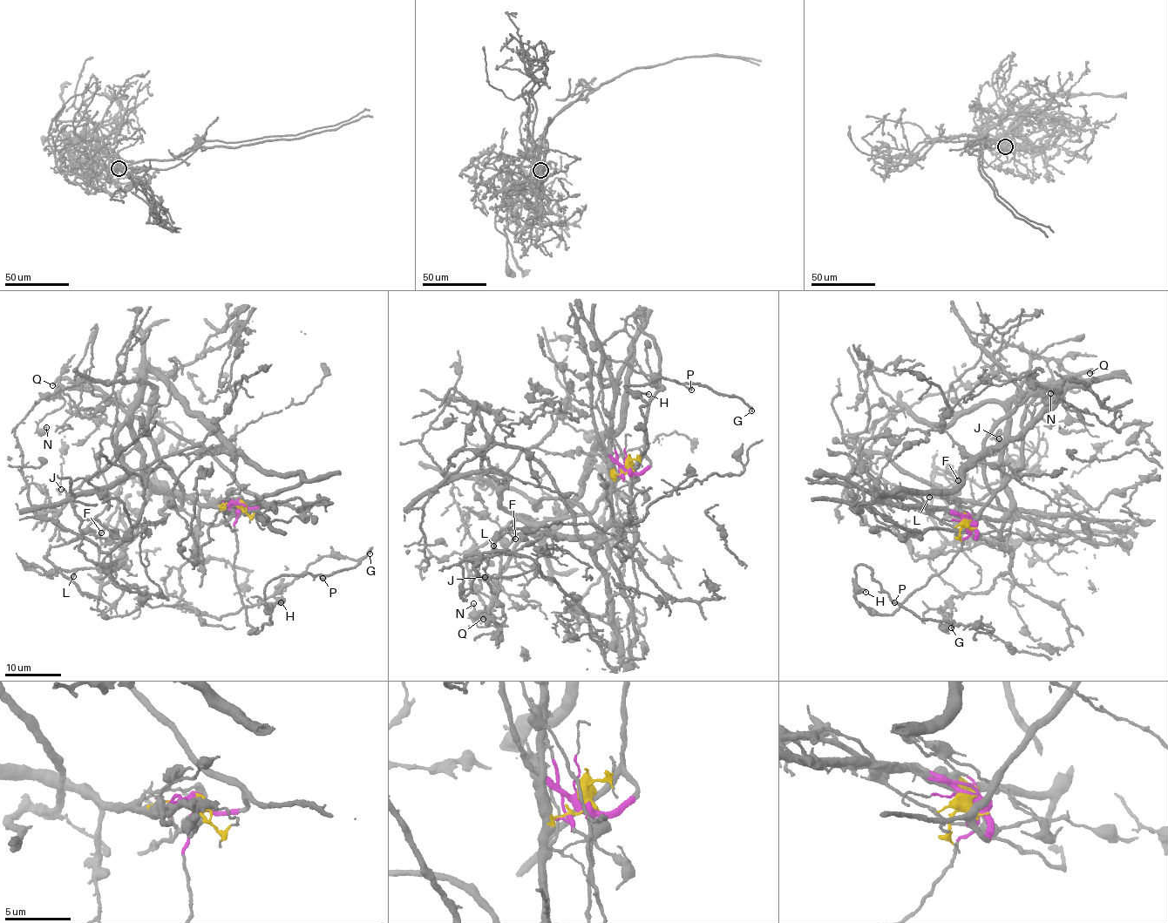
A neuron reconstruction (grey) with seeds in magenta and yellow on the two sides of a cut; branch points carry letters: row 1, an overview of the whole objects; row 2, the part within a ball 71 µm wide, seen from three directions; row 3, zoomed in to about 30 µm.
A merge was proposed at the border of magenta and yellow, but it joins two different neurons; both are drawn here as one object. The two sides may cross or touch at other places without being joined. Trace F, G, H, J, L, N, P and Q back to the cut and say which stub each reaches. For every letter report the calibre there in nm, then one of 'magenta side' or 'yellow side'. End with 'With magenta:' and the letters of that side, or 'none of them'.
F: 130 nm | yellow side
G: 140 nm | magenta side
H: 160 nm | magenta side
J: 110 nm | yellow side
L: 180 nm | yellow side
N: 150 nm | yellow side
P: 180 nm | magenta side
Q: 220 nm | magenta side
With magenta: G, H, P, Q

